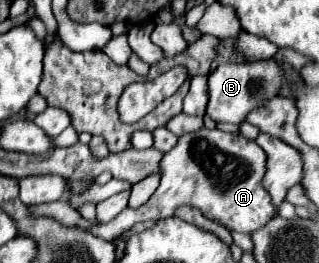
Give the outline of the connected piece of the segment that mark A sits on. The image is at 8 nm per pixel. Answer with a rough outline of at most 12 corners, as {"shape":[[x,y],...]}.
{"shape":[[201,127],[161,159],[139,209],[95,227],[111,241],[181,205],[253,233],[275,213],[261,185],[267,155]]}

